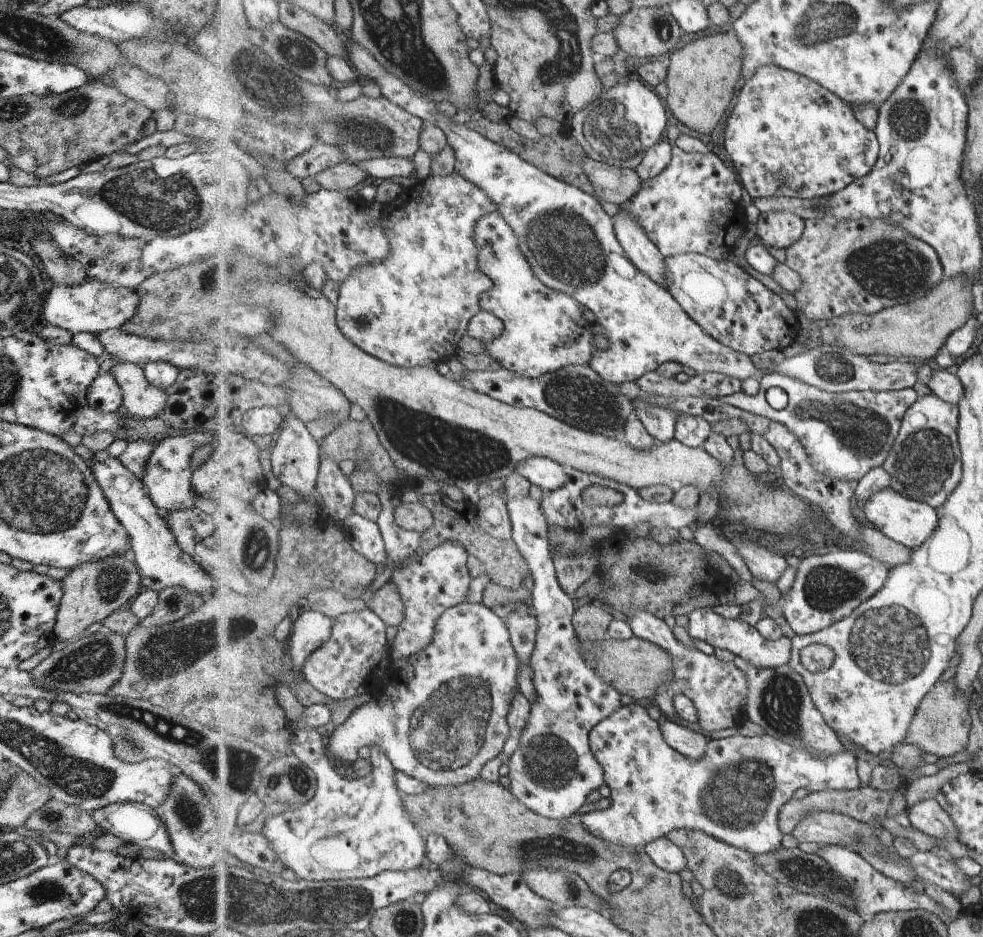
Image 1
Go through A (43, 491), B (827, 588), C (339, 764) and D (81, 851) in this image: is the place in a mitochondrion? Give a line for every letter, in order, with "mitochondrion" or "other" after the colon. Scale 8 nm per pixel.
A: mitochondrion
B: mitochondrion
C: other
D: other

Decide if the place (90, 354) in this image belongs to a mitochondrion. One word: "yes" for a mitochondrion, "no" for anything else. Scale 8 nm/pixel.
no

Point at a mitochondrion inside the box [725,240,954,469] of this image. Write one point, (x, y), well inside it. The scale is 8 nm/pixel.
(863, 432)

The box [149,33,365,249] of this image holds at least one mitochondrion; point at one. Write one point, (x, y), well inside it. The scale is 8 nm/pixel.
(270, 83)

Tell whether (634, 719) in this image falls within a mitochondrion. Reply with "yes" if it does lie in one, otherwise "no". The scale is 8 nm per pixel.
no

